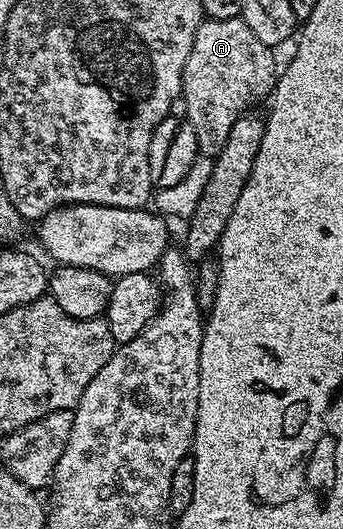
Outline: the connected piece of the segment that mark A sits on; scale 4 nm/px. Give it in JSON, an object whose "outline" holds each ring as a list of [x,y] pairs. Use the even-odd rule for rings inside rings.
{"outline":[[[241,17],[201,21],[182,76],[188,122],[194,128],[200,154],[214,156],[226,144],[234,124],[249,113],[255,102],[269,97],[276,88],[278,65],[273,47],[258,40]]]}

